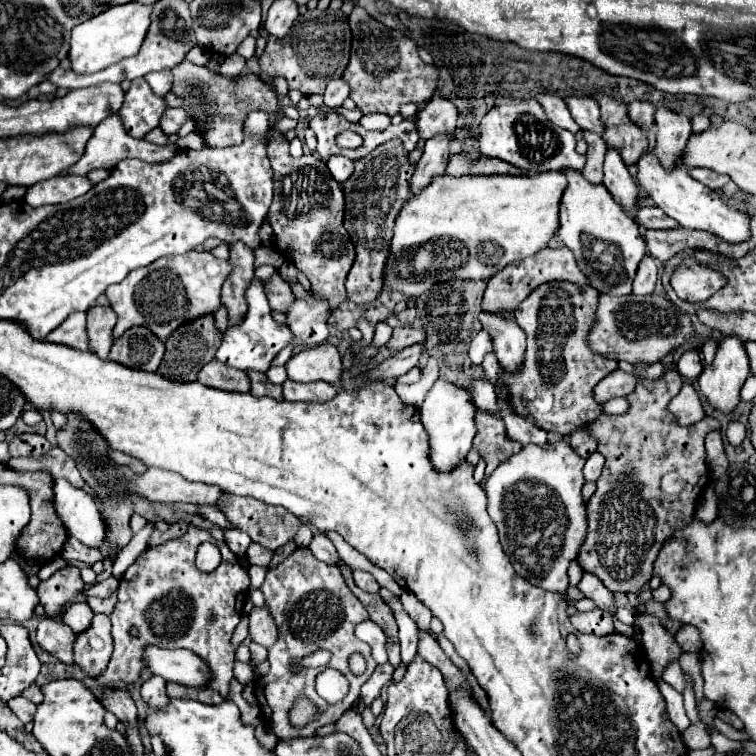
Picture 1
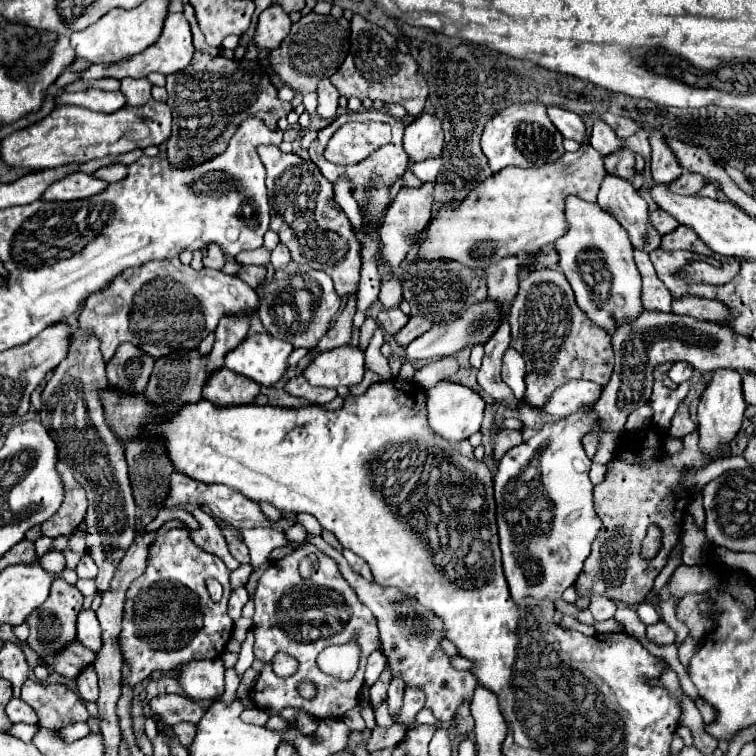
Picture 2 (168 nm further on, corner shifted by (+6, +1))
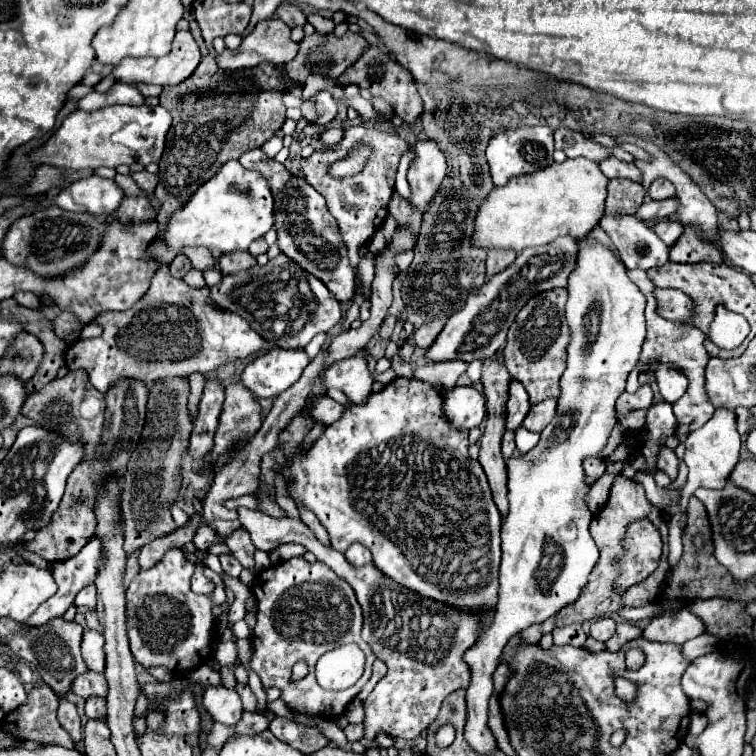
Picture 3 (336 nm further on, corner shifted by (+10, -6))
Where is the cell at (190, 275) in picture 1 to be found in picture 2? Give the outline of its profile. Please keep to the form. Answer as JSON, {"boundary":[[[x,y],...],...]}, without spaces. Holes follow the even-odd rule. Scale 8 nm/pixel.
{"boundary":[[[170,258],[118,274],[106,290],[96,292],[86,300],[78,324],[80,330],[100,340],[104,362],[108,362],[124,342],[140,346],[144,354],[150,354],[156,360],[178,350],[196,350],[200,342],[216,330],[220,318],[236,314],[252,316],[256,306],[256,292],[240,278],[212,268],[196,272],[178,258]]]}

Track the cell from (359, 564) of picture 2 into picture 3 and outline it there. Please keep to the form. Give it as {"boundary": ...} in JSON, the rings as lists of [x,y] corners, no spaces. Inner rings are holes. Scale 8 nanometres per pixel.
{"boundary":[[[352,545],[352,547],[348,547],[348,551],[344,555],[346,555],[348,563],[354,567],[362,567],[372,561],[372,555],[368,553],[368,549],[364,549],[364,545]]]}

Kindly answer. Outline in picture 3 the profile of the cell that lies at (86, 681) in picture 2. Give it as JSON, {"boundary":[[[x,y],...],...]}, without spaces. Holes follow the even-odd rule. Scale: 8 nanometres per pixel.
{"boundary":[[[88,697],[84,711],[90,719],[106,717],[106,699],[104,697]]]}

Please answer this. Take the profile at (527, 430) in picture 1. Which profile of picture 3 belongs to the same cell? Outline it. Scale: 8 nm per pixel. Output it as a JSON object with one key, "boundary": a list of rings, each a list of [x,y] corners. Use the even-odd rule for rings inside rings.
{"boundary":[[[488,253],[488,259],[486,259],[486,279],[494,277],[496,273],[504,271],[508,265],[512,265],[512,261],[516,259],[516,253]]]}

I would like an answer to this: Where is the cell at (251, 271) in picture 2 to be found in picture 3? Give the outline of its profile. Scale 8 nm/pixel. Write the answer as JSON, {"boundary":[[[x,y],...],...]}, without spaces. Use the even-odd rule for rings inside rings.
{"boundary":[[[244,251],[244,253],[226,253],[226,255],[222,255],[218,265],[220,265],[220,271],[224,275],[236,275],[240,271],[248,271],[248,269],[256,267],[258,263],[248,251]]]}

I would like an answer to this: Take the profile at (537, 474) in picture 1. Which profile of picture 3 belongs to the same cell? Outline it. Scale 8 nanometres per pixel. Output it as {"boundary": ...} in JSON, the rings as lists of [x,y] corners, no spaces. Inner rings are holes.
{"boundary":[[[592,235],[578,239],[576,269],[568,277],[568,303],[566,319],[572,329],[572,339],[568,345],[568,367],[560,379],[560,397],[558,411],[552,423],[540,433],[540,441],[530,453],[512,457],[506,461],[508,467],[508,515],[502,519],[502,565],[500,565],[500,591],[496,603],[496,617],[488,633],[464,653],[463,660],[472,671],[470,687],[466,689],[468,721],[464,737],[468,745],[480,755],[492,755],[498,749],[496,737],[488,727],[488,701],[494,695],[492,673],[498,667],[500,653],[508,639],[516,633],[522,633],[532,623],[542,623],[550,615],[558,613],[568,603],[576,601],[580,589],[586,585],[592,567],[596,565],[600,553],[590,535],[592,511],[586,503],[590,487],[586,483],[586,473],[582,469],[582,459],[600,457],[604,451],[610,431],[616,423],[614,403],[624,391],[628,373],[636,367],[640,357],[640,347],[646,337],[646,319],[644,319],[644,295],[638,285],[628,277],[626,265],[614,255],[614,251],[598,243]]]}

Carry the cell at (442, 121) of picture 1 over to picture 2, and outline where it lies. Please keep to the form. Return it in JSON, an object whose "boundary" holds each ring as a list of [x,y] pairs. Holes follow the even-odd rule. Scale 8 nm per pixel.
{"boundary":[[[420,114],[412,124],[406,126],[404,150],[412,162],[440,158],[442,146],[444,146],[444,132],[436,116]]]}

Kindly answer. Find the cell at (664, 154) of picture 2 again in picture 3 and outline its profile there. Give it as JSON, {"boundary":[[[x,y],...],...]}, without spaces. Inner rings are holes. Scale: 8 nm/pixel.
{"boundary":[[[654,179],[650,189],[648,189],[648,195],[652,199],[664,199],[664,197],[672,197],[676,191],[674,191],[674,185],[668,183],[666,179]]]}

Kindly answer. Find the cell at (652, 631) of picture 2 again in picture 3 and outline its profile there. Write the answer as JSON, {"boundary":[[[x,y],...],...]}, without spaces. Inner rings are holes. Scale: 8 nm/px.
{"boundary":[[[682,609],[674,617],[658,617],[652,619],[644,629],[644,639],[658,643],[674,643],[682,645],[688,639],[694,639],[704,633],[704,623],[692,615],[688,609]]]}

